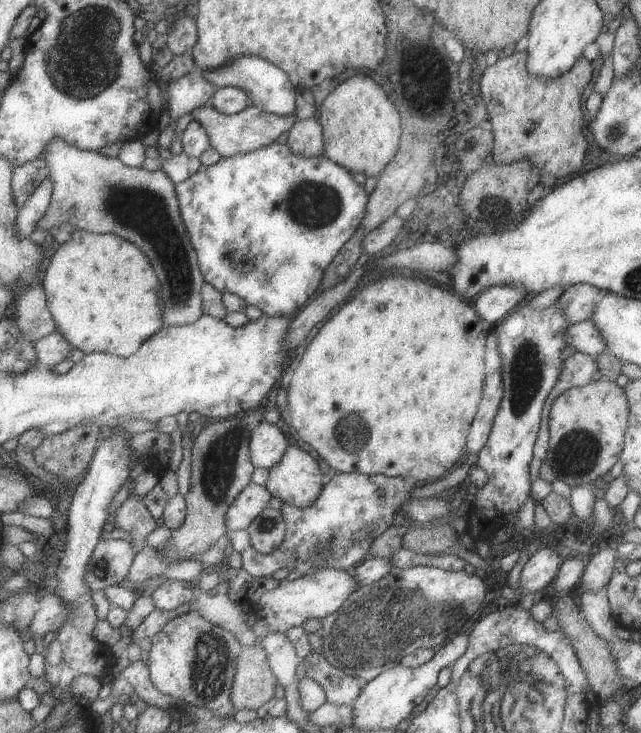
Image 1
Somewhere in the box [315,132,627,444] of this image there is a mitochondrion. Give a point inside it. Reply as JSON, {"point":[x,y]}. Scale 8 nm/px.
{"point":[526,368]}

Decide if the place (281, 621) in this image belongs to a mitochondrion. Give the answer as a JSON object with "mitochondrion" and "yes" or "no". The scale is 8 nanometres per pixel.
{"mitochondrion":"no"}

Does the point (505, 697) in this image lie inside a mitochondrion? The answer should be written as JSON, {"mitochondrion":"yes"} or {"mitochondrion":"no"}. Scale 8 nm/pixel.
{"mitochondrion":"yes"}

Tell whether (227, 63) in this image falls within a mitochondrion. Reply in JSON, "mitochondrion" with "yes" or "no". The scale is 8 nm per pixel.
{"mitochondrion":"no"}

